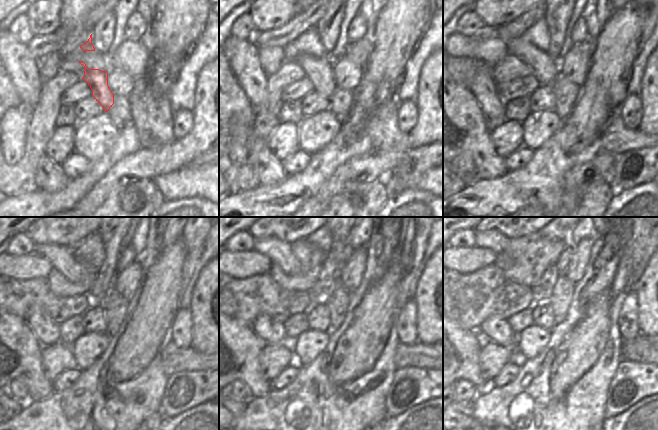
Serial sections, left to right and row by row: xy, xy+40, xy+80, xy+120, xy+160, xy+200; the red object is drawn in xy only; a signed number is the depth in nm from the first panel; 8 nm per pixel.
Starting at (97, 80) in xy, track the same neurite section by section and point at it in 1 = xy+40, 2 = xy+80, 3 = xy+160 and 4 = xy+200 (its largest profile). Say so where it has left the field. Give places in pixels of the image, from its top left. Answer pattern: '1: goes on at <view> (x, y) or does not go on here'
1: goes on at xy+40 (307, 51)
2: goes on at xy+80 (533, 51)
3: goes on at xy+160 (279, 252)
4: goes on at xy+200 (492, 239)

